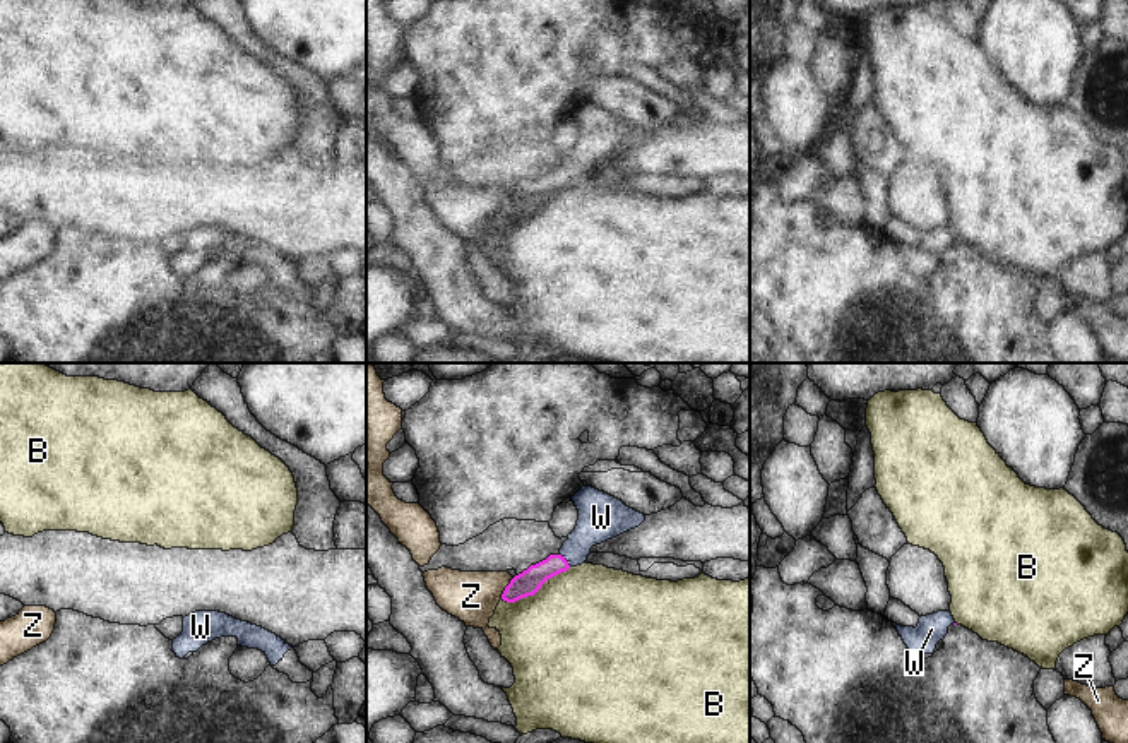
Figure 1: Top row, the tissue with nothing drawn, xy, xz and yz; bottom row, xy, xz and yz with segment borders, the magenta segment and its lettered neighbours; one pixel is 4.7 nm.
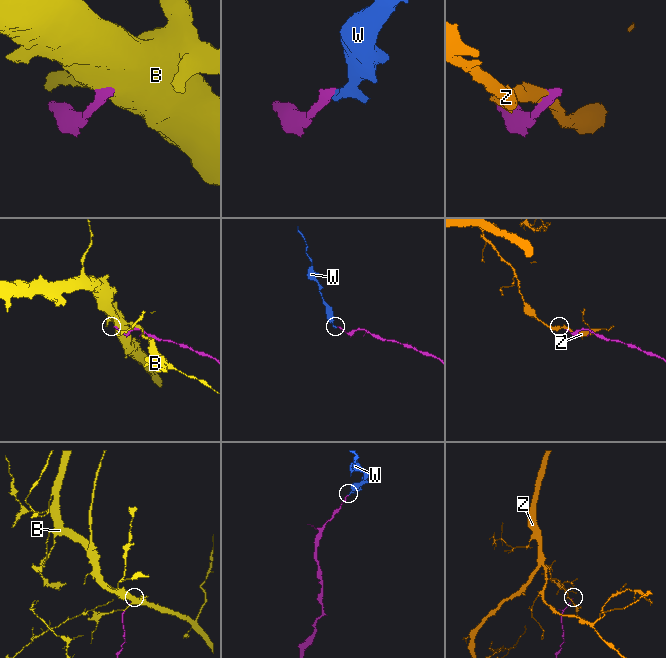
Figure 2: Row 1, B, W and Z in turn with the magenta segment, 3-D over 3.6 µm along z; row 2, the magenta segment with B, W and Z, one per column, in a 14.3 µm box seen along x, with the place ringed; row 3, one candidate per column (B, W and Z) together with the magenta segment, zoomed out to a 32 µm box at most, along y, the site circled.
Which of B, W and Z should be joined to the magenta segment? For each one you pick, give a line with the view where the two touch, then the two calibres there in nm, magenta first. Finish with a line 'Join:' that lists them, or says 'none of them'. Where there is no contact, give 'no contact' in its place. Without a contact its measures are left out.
W: meets magenta in xz; 120 nm thick on the magenta side, 200 nm on the other
Join: W

